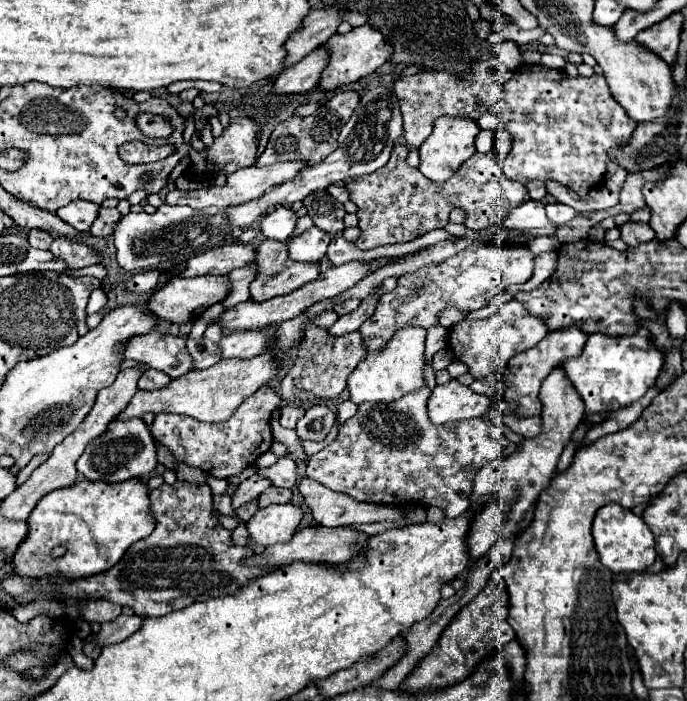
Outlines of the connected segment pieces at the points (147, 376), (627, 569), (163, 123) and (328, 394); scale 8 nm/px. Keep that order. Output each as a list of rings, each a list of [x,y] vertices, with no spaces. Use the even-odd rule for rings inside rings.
[[[148,369],[140,381],[138,381],[138,389],[146,389],[146,391],[156,391],[156,389],[162,389],[170,383],[170,377],[160,373],[160,371],[154,371],[154,369]]]
[[[606,503],[602,509],[596,511],[592,535],[596,543],[596,551],[600,555],[602,565],[606,565],[612,573],[632,573],[632,571],[646,571],[658,557],[656,553],[656,539],[642,517],[634,515],[630,509],[618,503]]]
[[[142,113],[136,123],[142,129],[142,133],[148,137],[168,137],[172,131],[170,123],[164,117],[150,115],[150,113]]]
[[[308,325],[304,331],[304,339],[298,345],[298,357],[290,373],[282,379],[282,399],[292,405],[306,405],[312,399],[336,399],[344,389],[346,381],[366,355],[366,347],[362,343],[360,331],[350,331],[340,337],[328,333],[328,329],[318,325]]]

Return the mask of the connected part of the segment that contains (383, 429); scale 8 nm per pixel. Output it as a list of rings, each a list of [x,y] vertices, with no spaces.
[[[416,389],[406,397],[390,403],[362,403],[358,413],[338,429],[338,437],[322,451],[310,455],[306,475],[332,491],[346,493],[356,501],[382,505],[420,505],[438,507],[446,517],[458,517],[470,509],[472,479],[478,469],[498,455],[508,455],[514,443],[488,417],[456,421],[448,425],[434,425],[426,411],[430,389]]]

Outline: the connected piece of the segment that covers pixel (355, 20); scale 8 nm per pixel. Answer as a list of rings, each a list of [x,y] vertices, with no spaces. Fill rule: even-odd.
[[[347,11],[342,18],[342,21],[346,21],[350,23],[353,27],[359,27],[364,25],[364,23],[368,23],[368,15],[366,13],[357,13],[352,11]]]

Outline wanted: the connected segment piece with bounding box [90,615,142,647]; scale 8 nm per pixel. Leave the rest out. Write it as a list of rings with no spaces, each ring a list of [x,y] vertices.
[[[120,615],[114,621],[102,623],[102,629],[98,633],[94,633],[90,637],[90,641],[94,645],[106,647],[106,645],[114,645],[120,643],[124,639],[128,639],[132,633],[136,633],[136,629],[140,629],[142,625],[142,617],[138,615]]]

